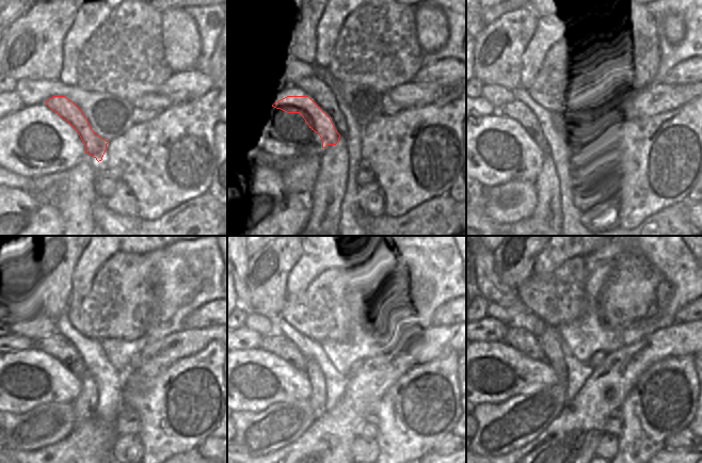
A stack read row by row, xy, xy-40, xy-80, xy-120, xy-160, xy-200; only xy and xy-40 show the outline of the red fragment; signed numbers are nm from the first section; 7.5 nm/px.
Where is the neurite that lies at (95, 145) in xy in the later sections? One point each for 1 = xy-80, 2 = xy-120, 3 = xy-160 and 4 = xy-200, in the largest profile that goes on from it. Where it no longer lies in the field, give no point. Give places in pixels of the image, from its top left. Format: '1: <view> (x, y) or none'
1: xy-80 (532, 115)
2: xy-120 (54, 346)
3: xy-160 (278, 344)
4: xy-200 (520, 339)

